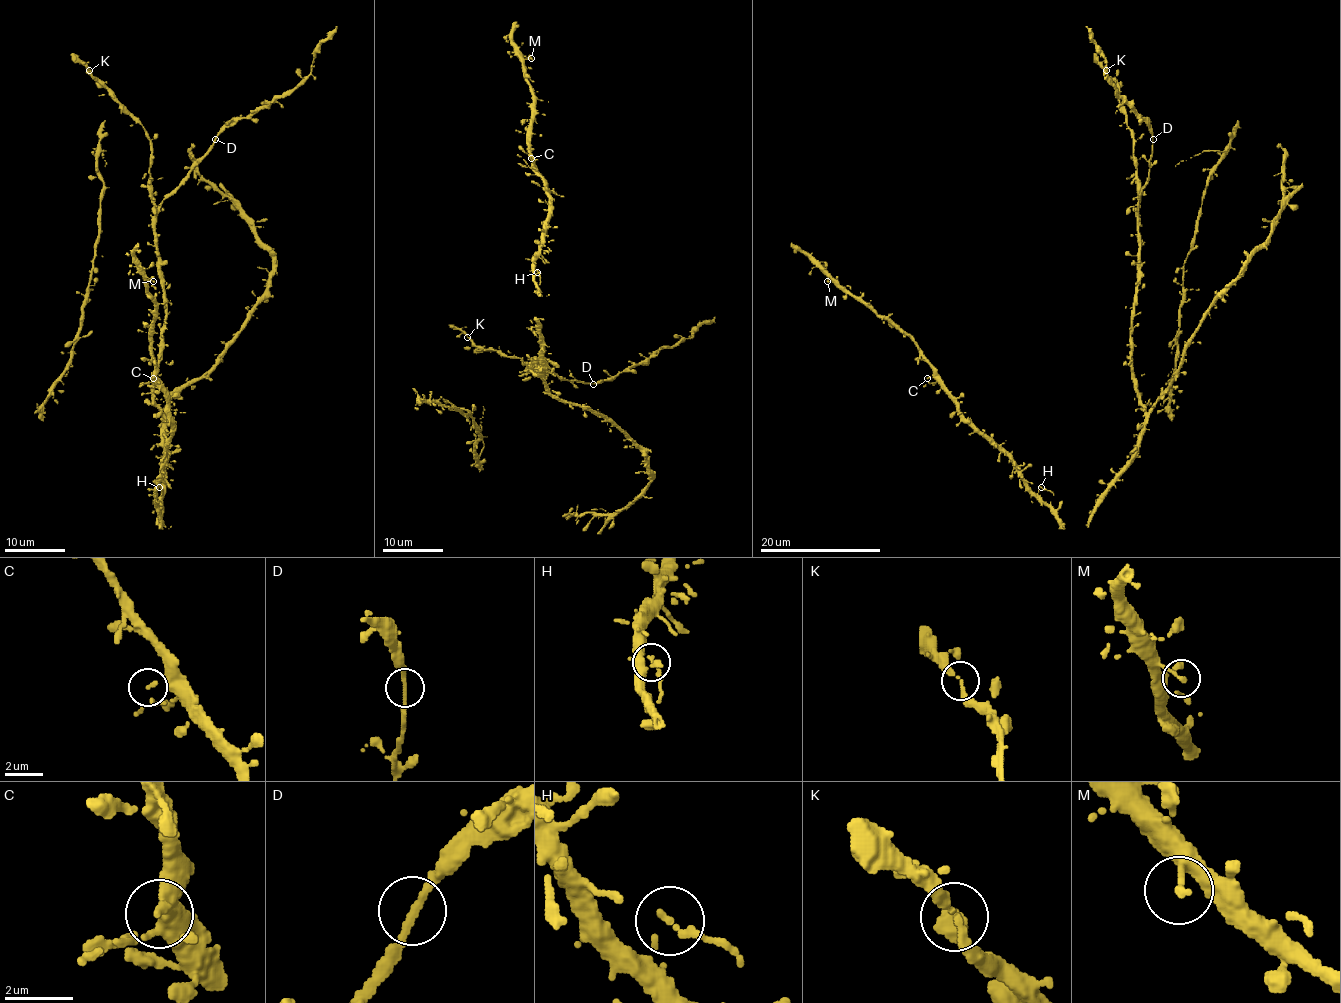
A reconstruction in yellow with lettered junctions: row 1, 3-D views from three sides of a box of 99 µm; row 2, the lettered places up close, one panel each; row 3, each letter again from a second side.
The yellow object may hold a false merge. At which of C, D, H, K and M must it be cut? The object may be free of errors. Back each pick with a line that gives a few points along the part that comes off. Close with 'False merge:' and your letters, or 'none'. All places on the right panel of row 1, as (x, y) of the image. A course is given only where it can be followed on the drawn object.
False merge: none

